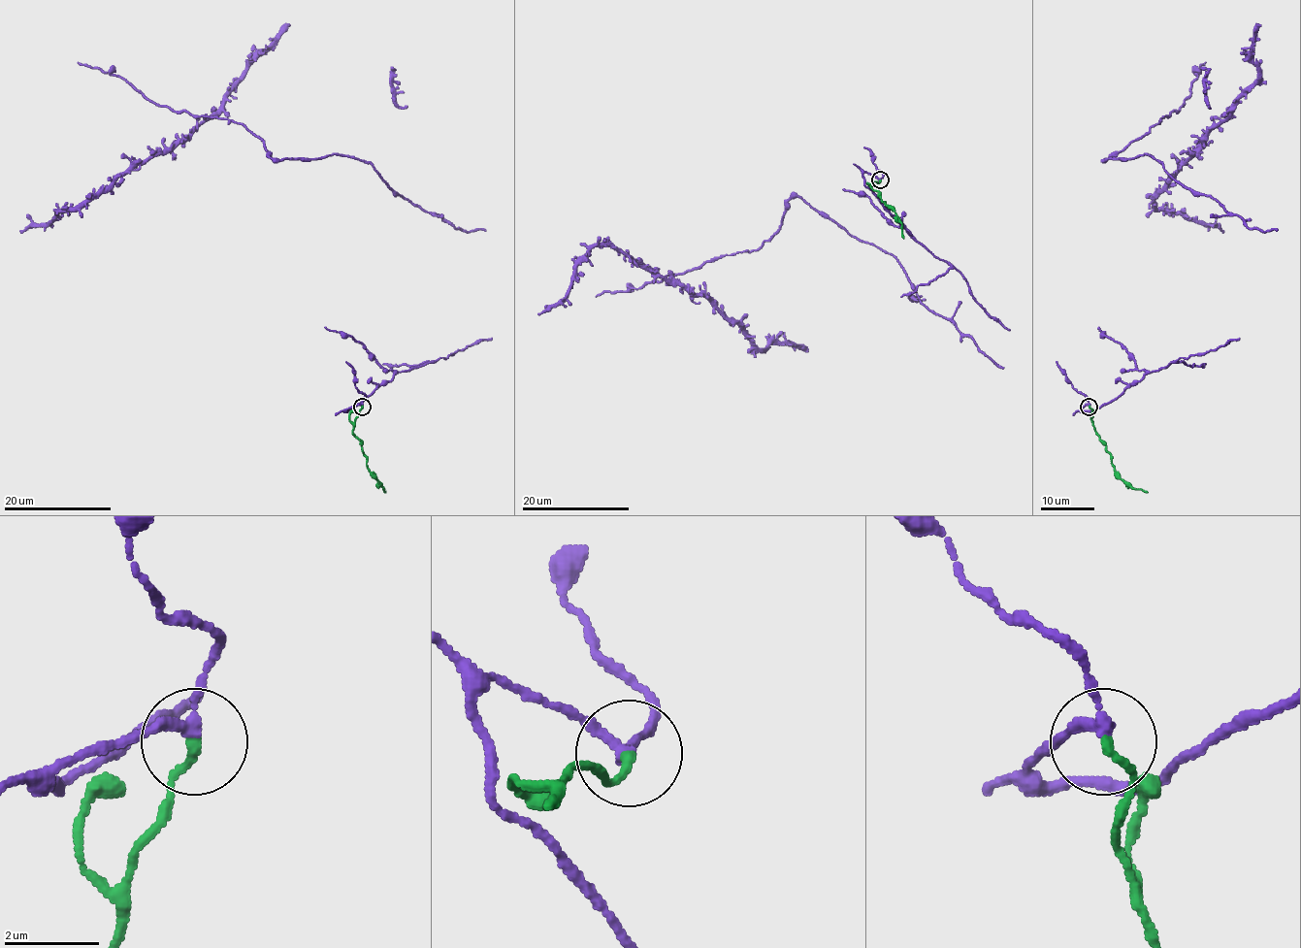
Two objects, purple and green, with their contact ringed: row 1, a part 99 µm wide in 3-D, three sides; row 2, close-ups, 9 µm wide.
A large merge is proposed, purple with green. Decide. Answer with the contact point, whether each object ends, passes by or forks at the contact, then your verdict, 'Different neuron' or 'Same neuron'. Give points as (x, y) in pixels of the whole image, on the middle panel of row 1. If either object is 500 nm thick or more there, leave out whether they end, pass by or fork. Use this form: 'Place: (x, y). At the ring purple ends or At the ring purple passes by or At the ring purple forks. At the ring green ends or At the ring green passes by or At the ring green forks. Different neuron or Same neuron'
Place: (880, 179). At the ring purple passes by. At the ring green ends. Different neuron

